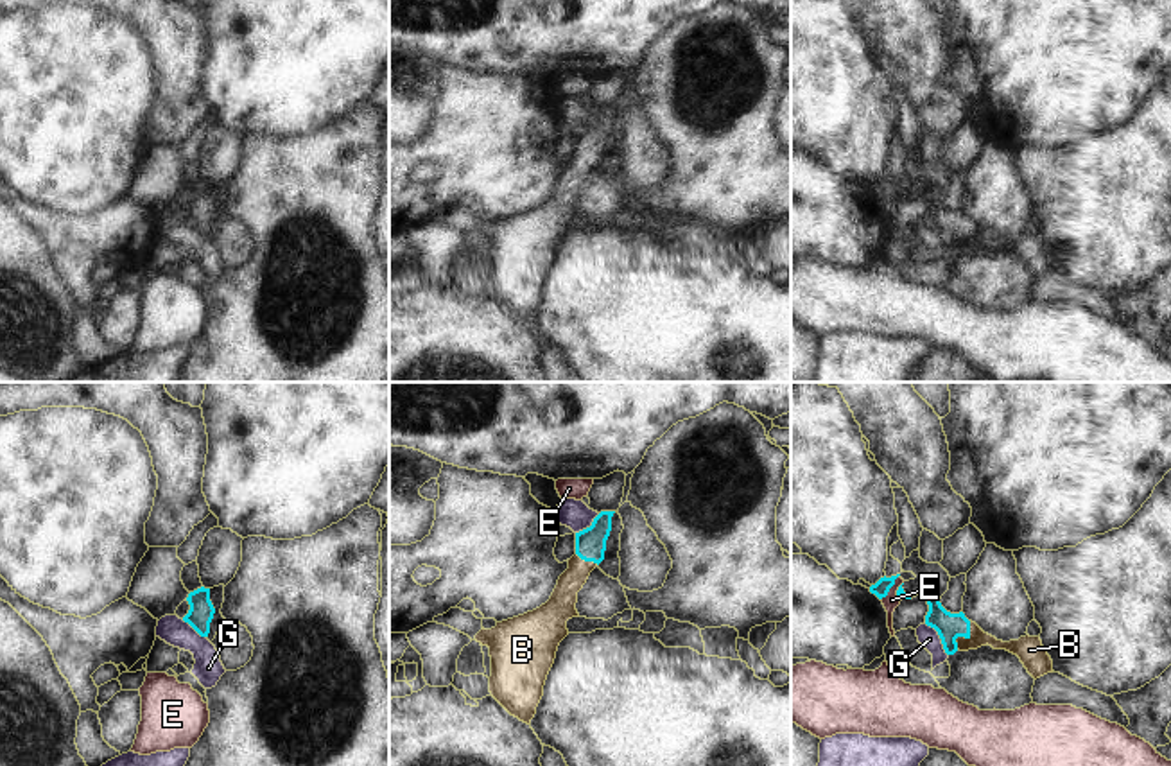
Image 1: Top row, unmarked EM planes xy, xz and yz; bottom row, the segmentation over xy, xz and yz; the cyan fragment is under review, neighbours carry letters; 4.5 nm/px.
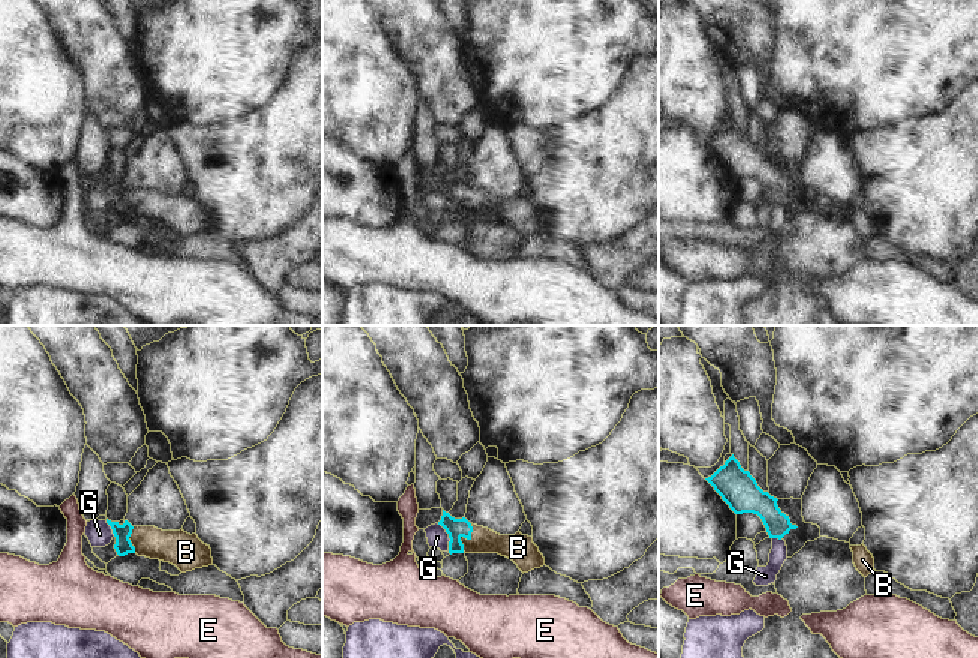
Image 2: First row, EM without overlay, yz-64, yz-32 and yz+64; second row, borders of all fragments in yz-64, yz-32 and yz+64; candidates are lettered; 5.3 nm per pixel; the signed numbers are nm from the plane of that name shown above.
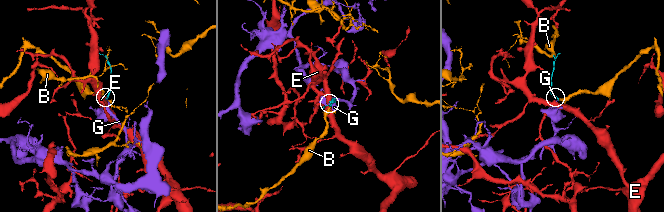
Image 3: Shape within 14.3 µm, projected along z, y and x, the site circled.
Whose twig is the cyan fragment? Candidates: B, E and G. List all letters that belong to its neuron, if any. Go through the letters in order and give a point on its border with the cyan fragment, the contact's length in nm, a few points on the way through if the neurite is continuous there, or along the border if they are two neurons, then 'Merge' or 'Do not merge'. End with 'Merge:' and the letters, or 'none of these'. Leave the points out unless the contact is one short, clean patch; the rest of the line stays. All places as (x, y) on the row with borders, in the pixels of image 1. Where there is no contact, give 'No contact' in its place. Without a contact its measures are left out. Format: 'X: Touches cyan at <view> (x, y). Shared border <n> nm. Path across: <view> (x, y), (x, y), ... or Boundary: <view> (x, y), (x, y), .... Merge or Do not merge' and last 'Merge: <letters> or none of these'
B: Touches cyan at yz (965, 637). Shared border 140 nm. Path across: yz (949, 626), (965, 637), (978, 637). Merge
E: Touches cyan at yz (892, 585). Shared border 150 nm. Boundary: yz (899, 574), (881, 600). Do not merge
G: Touches cyan at yz (940, 637). Shared border 190 nm. Boundary: yz (924, 623), (936, 632), (947, 655). Do not merge
Merge: B.

